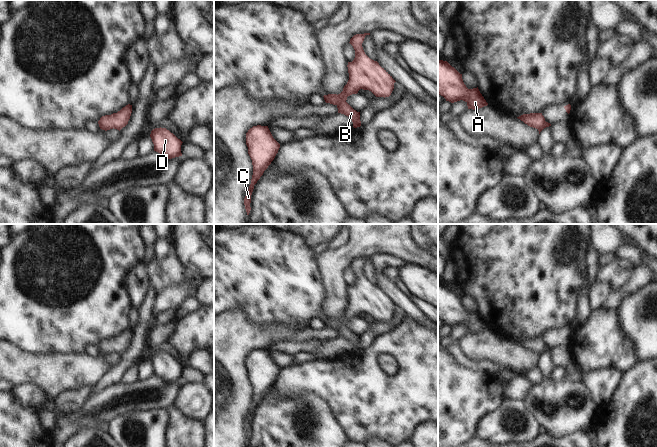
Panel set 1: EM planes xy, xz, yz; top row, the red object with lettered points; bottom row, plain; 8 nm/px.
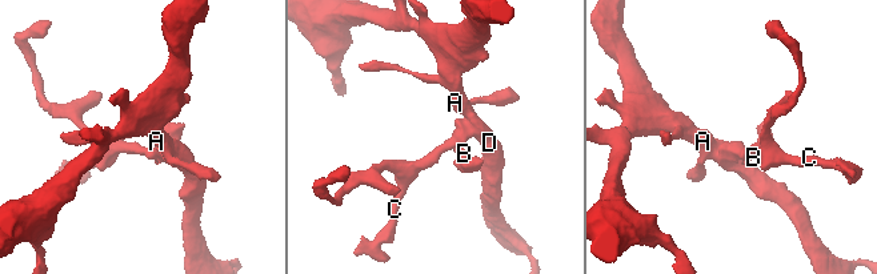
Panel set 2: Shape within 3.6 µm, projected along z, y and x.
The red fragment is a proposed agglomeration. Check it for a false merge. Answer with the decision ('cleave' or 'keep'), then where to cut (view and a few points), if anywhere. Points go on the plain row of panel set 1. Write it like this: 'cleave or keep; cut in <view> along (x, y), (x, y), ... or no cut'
cleave; cut in xz along (345, 324), (340, 322), (336, 328)

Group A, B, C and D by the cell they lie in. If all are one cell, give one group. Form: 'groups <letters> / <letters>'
groups A C D / B

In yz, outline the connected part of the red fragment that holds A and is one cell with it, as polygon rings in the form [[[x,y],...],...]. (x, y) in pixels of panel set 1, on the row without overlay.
[[[438,284],[438,318],[451,327],[463,324],[468,333],[477,334],[488,329],[478,311],[468,313],[462,298],[443,284]]]

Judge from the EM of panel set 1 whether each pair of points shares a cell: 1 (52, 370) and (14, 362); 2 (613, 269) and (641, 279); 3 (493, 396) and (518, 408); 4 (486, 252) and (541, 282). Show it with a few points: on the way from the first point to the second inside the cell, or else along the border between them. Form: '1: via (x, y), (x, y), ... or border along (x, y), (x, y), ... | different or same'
1: via (43, 370), (23, 367) | same
2: border along (636, 266), (630, 277), (614, 292) | different
3: border along (504, 398), (495, 410), (484, 415) | different
4: via (500, 252), (507, 252), (527, 272) | same

